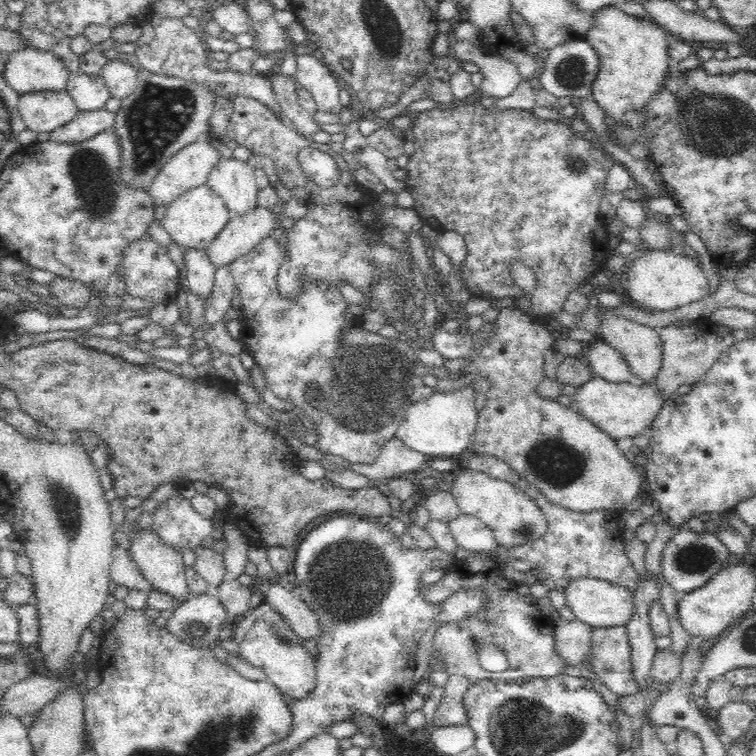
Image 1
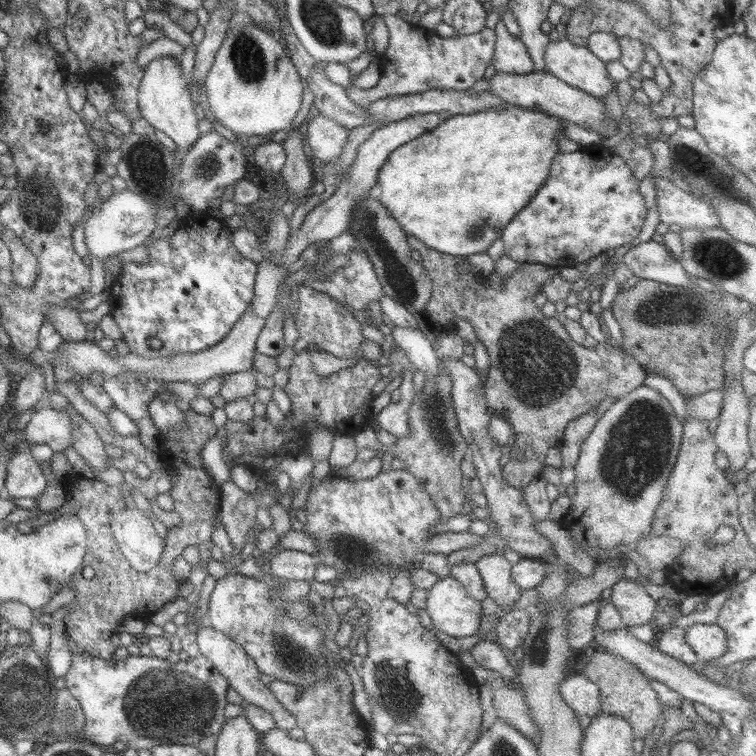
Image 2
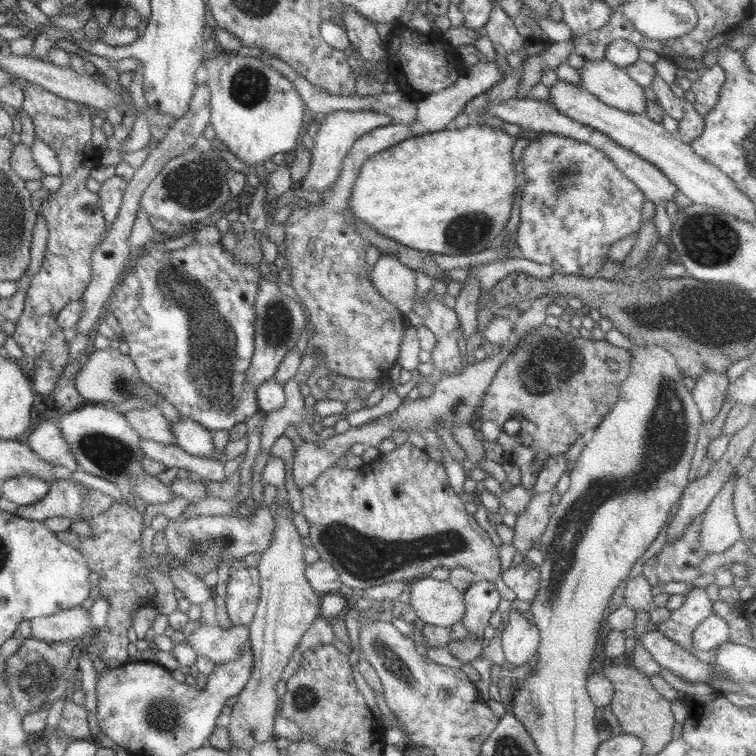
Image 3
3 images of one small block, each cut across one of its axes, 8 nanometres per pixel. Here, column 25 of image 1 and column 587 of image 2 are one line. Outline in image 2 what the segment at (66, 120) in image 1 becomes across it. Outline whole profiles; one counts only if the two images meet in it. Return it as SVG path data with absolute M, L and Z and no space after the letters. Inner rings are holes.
M542 70L524 75L495 71L491 78L487 79L487 84L489 84L489 94L501 98L503 102L507 102L509 105L532 111L541 111L541 113L561 119L565 124L574 124L578 127L582 127L584 124L589 125L590 130L597 133L601 127L603 112L601 112L599 99L595 99L582 90L557 80L553 74L547 74Z

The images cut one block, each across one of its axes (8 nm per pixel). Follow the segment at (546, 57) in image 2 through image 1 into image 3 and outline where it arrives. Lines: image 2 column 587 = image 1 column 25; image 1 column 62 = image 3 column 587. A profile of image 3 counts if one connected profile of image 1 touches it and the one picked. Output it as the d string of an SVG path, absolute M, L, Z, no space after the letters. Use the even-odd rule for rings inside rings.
M603 59L599 61L590 60L577 72L582 88L601 102L604 102L607 106L629 114L645 114L645 100L649 96L649 93L636 82L633 82L624 69L617 68Z

